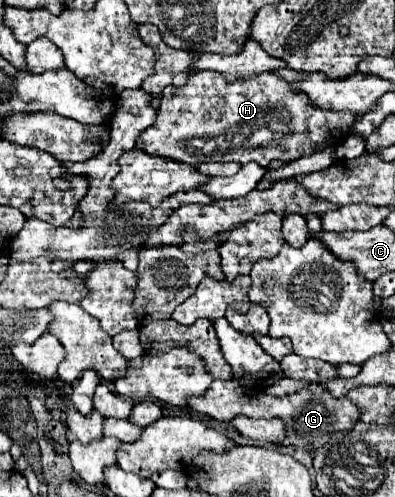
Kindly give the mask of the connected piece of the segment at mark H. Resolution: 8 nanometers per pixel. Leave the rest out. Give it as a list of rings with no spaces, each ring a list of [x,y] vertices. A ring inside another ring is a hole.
[[[212,70],[196,72],[190,76],[188,84],[182,88],[168,86],[162,92],[162,102],[158,108],[156,122],[146,128],[136,138],[136,148],[146,154],[186,162],[186,164],[202,164],[202,162],[258,162],[260,166],[268,166],[268,162],[280,158],[280,162],[294,162],[302,156],[310,156],[328,146],[336,146],[348,134],[348,122],[352,122],[352,112],[332,112],[320,110],[304,98],[304,94],[296,94],[284,78],[276,74],[260,74],[256,78],[238,78],[228,82],[222,74]]]

